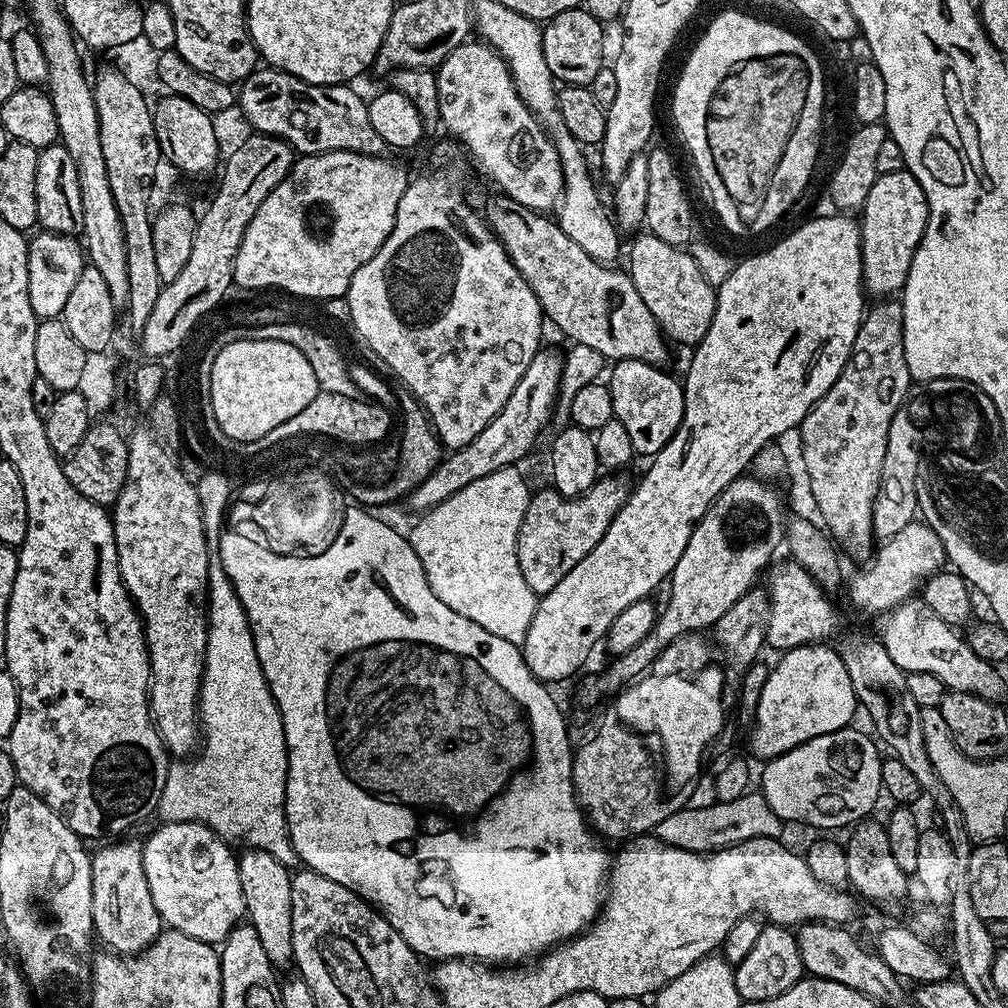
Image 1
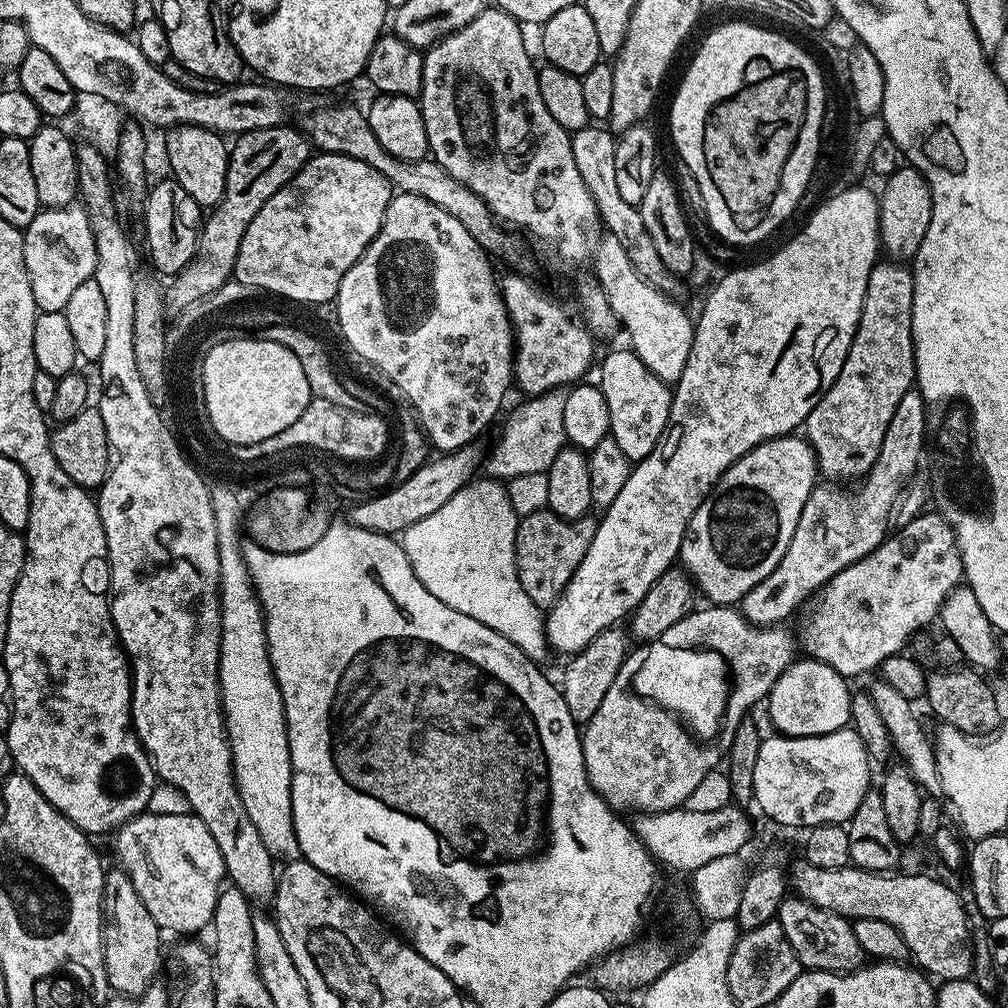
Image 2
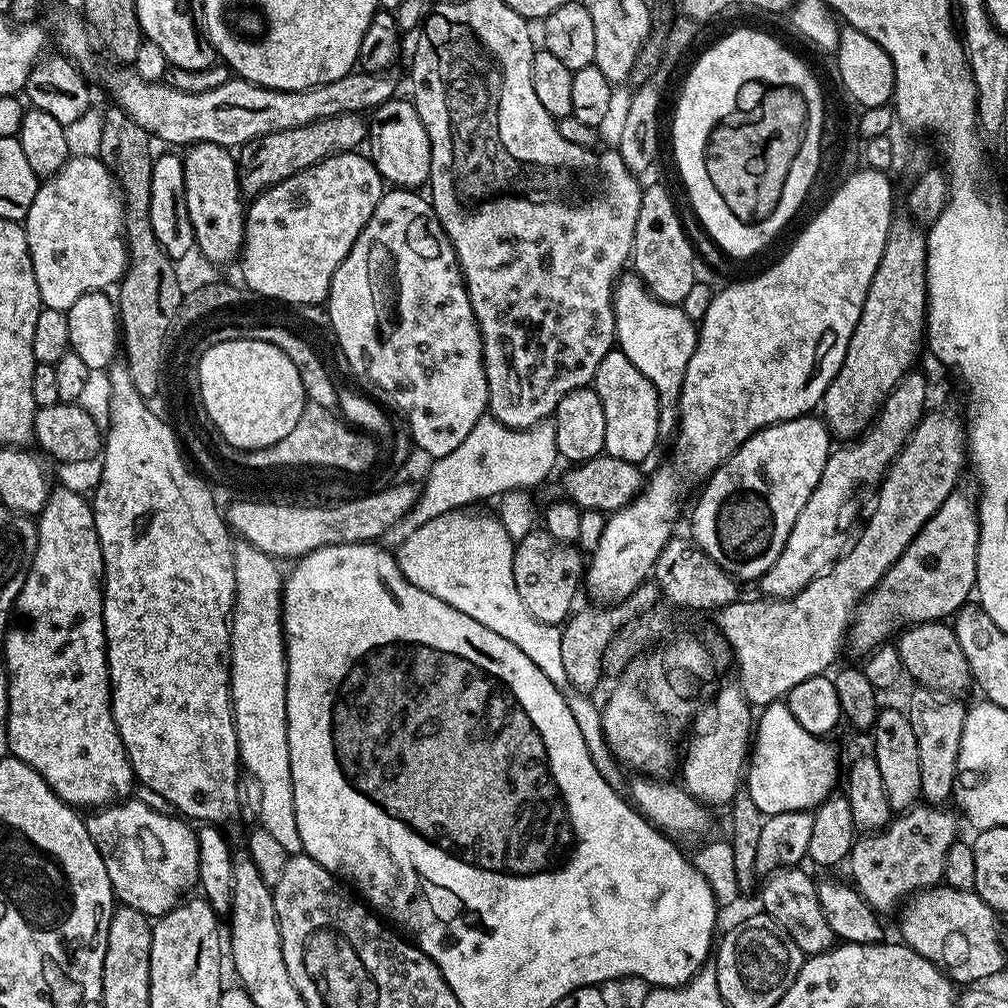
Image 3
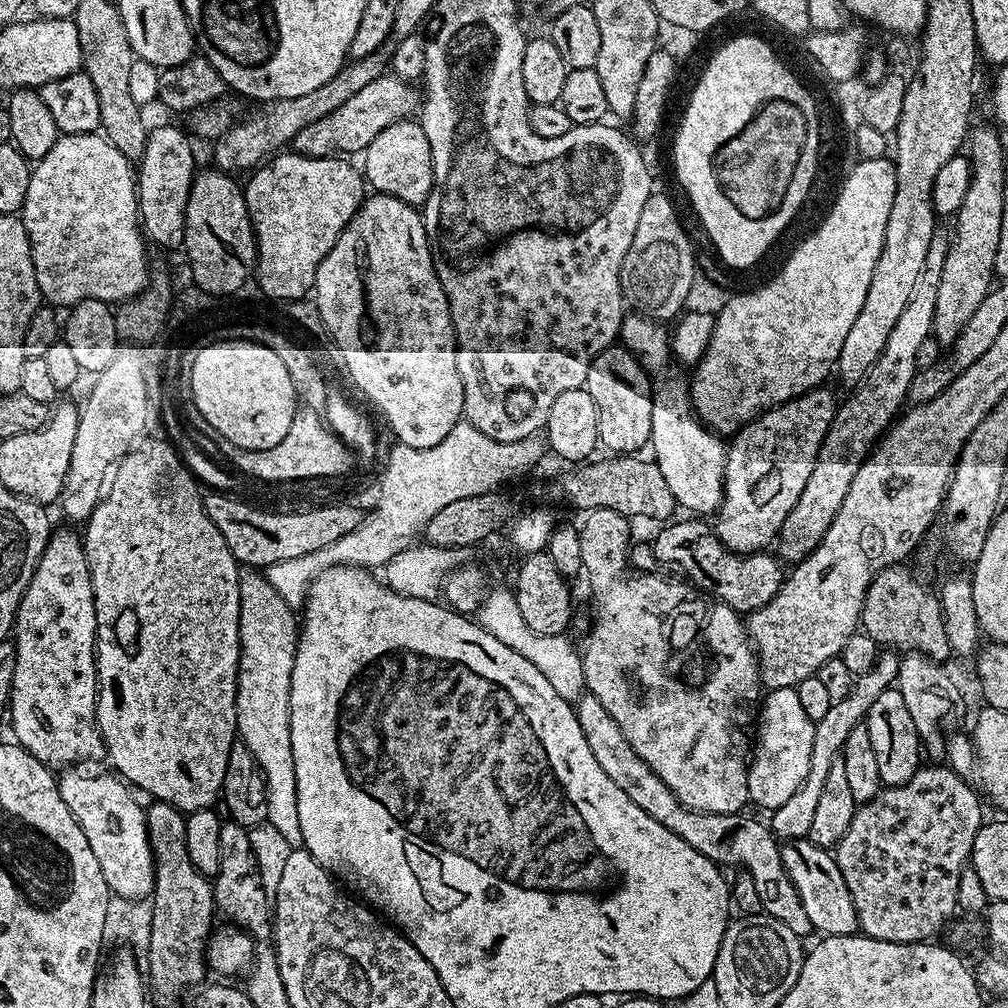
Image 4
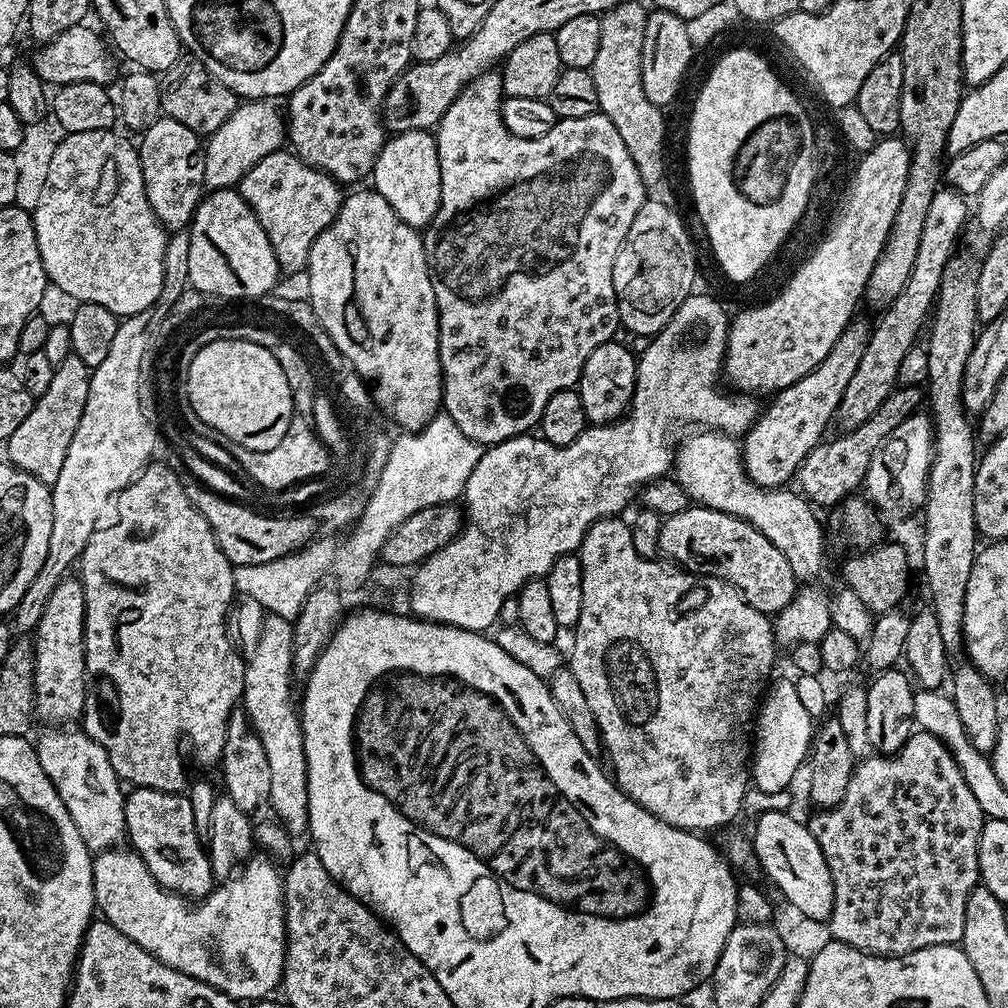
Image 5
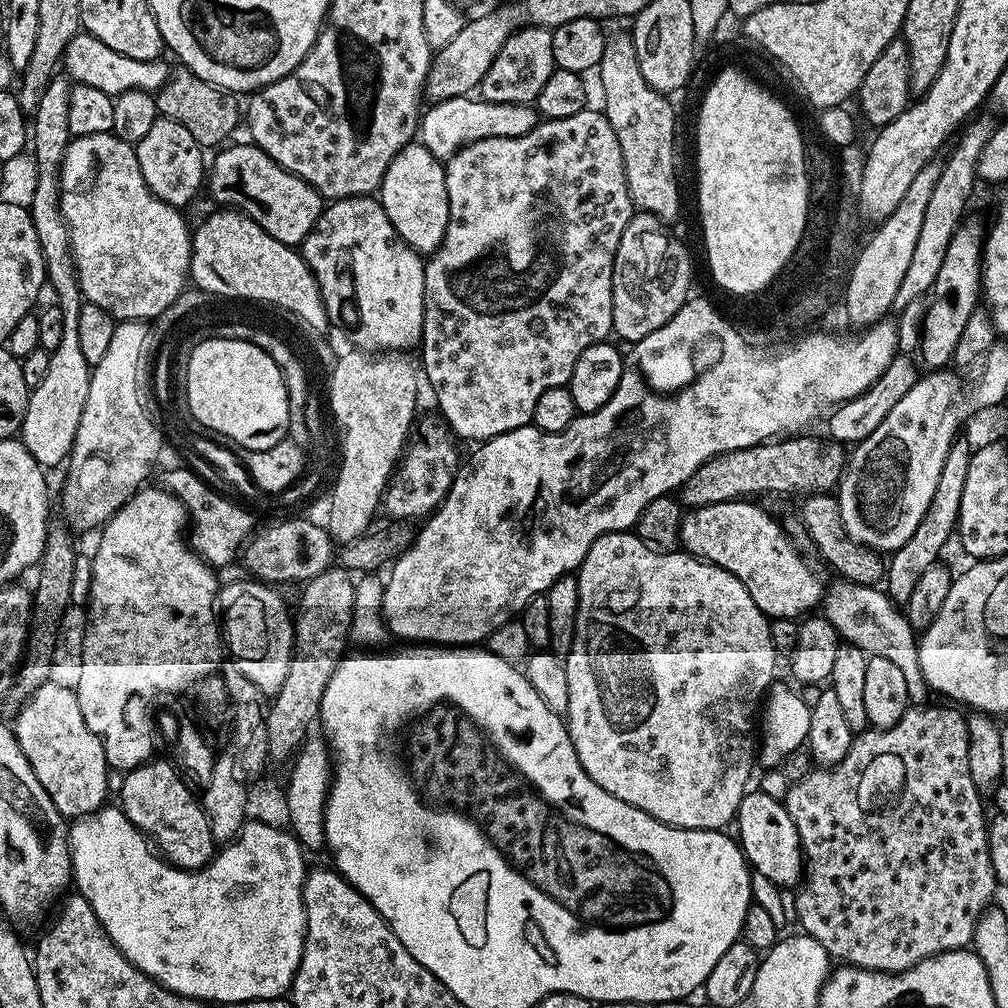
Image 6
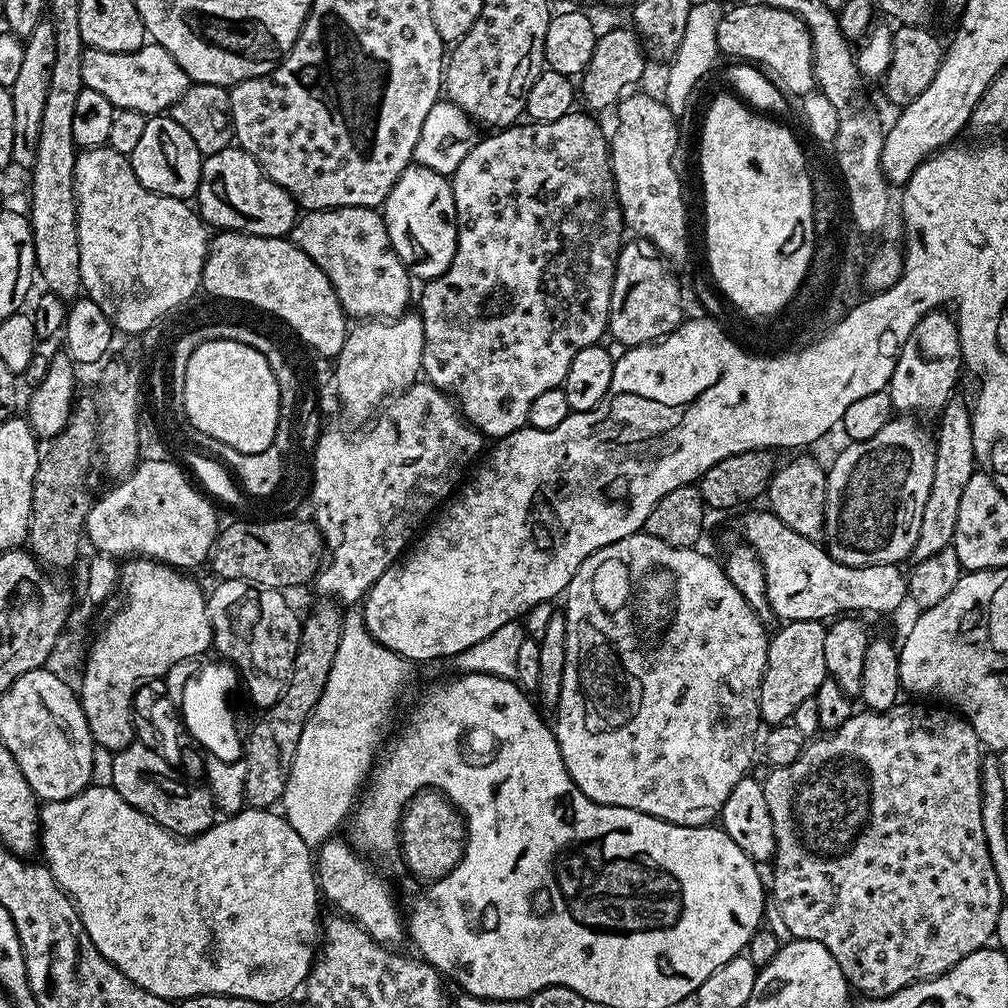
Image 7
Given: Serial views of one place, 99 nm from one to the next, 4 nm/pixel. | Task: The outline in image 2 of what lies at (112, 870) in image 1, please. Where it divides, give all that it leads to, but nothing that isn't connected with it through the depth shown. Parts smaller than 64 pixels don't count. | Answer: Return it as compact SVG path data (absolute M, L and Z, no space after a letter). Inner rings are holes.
M109 871L104 877L104 965L108 971L108 987L116 994L139 994L144 989L151 988L157 979L162 929L154 922L154 918L150 918L150 910L146 910L142 898L138 898L134 882L130 882L124 871L115 871Z

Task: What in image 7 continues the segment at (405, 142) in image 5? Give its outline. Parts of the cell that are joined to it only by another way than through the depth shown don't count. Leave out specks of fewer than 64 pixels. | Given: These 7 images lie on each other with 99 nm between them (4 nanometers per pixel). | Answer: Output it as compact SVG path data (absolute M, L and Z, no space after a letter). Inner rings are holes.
M409 166L384 199L382 215L388 228L388 241L401 264L420 282L439 280L456 253L456 207L449 177Z

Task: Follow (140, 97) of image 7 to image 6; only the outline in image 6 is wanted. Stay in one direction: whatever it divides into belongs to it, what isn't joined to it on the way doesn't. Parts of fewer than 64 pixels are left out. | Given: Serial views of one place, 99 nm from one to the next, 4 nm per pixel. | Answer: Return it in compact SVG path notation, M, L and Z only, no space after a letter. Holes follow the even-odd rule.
M81 34L75 36L66 46L62 68L73 85L94 86L94 90L102 90L102 94L115 98L121 96L126 90L142 90L153 94L157 92L168 81L170 75L170 68L167 68L164 63L163 59L126 58L126 54L118 54L118 50L110 50L106 42Z

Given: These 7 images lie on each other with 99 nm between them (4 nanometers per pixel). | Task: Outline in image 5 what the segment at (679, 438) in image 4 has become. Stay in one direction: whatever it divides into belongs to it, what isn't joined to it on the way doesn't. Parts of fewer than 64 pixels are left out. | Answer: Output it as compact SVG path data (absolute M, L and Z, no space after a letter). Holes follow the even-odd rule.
M696 430L693 436L688 436L679 441L674 449L674 478L686 490L689 501L693 505L710 510L722 510L732 516L749 520L755 528L790 562L790 570L794 570L797 581L816 582L824 572L824 528L816 517L817 509L799 491L787 492L787 487L759 488L744 470L744 458L741 445L735 435L715 430Z

